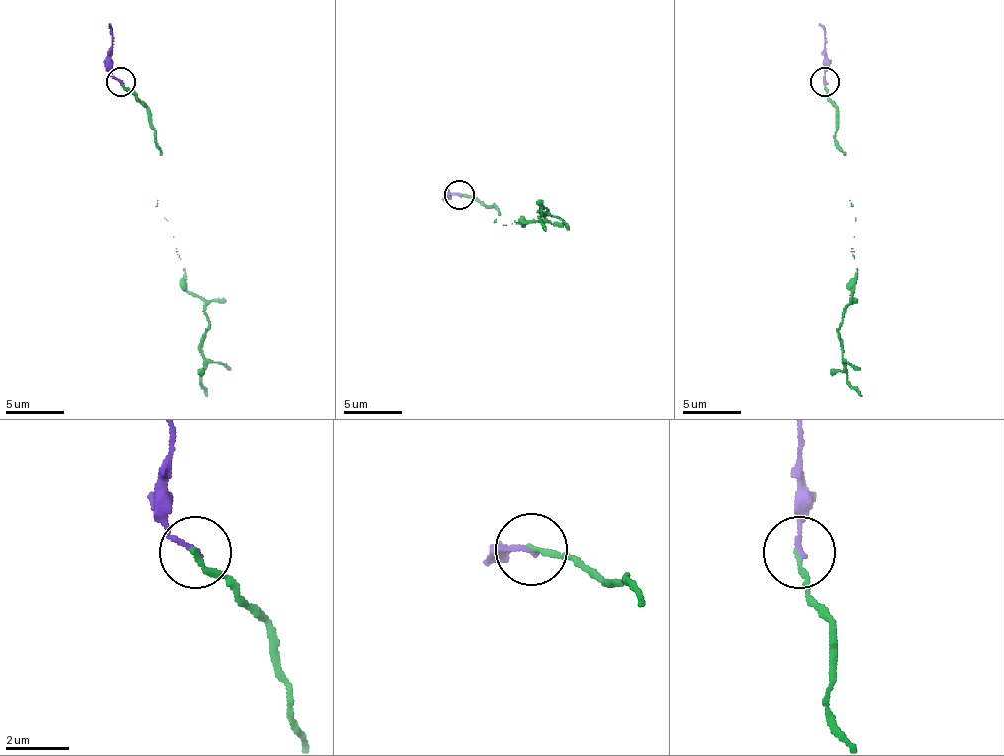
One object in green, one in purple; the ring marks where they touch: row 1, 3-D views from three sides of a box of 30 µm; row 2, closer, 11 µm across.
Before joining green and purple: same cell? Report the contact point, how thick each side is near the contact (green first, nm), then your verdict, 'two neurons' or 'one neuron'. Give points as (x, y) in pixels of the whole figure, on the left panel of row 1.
place (121, 82); calibres 180 and 170 nm; two neurons

